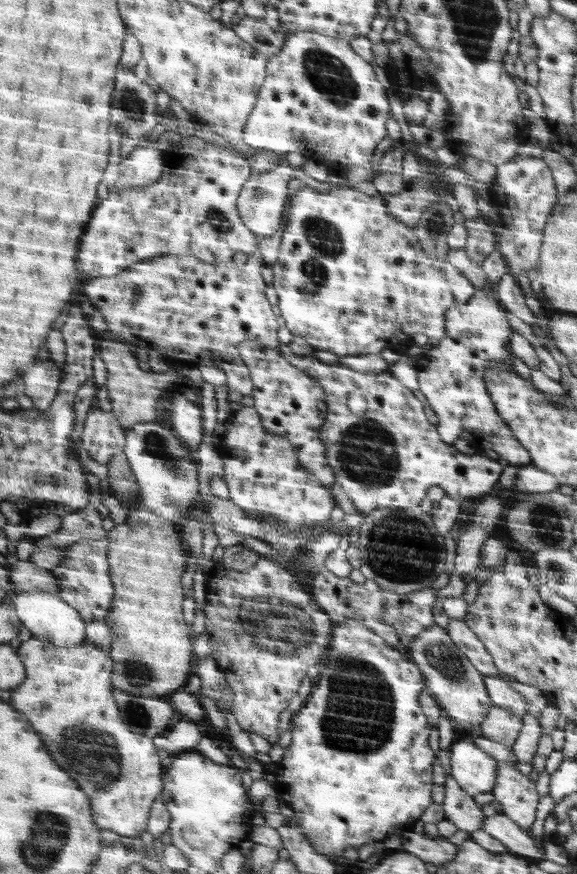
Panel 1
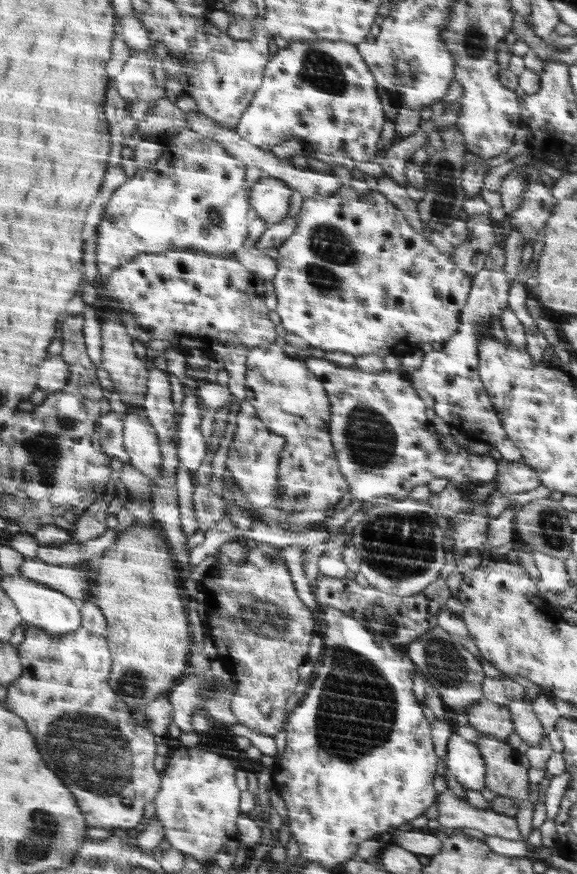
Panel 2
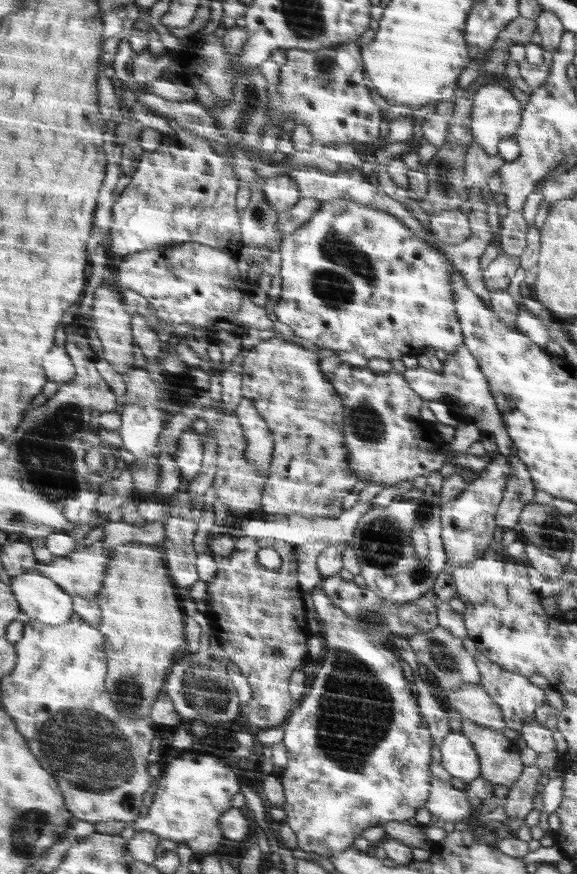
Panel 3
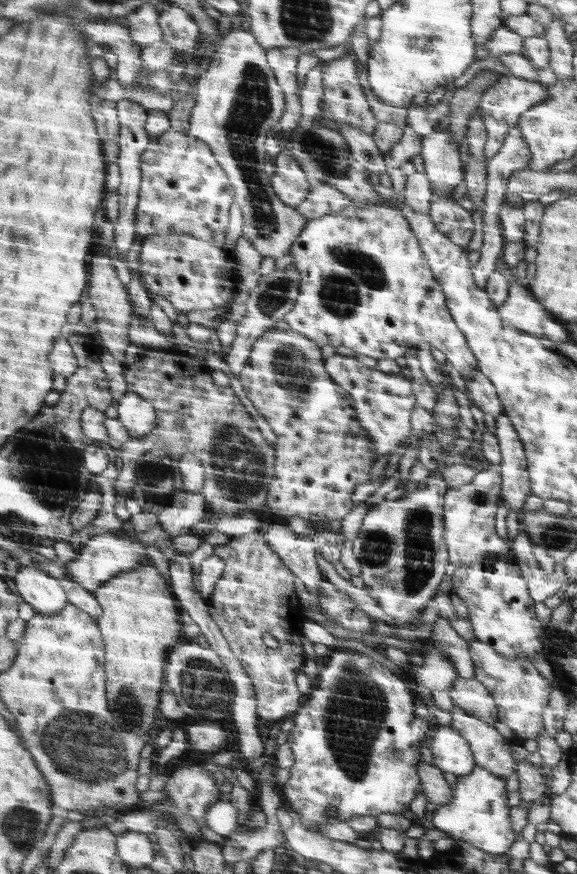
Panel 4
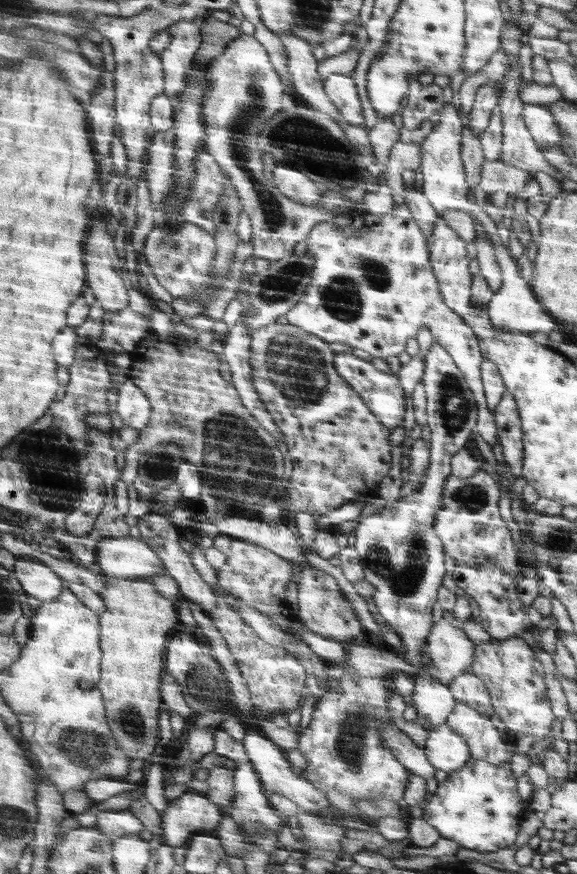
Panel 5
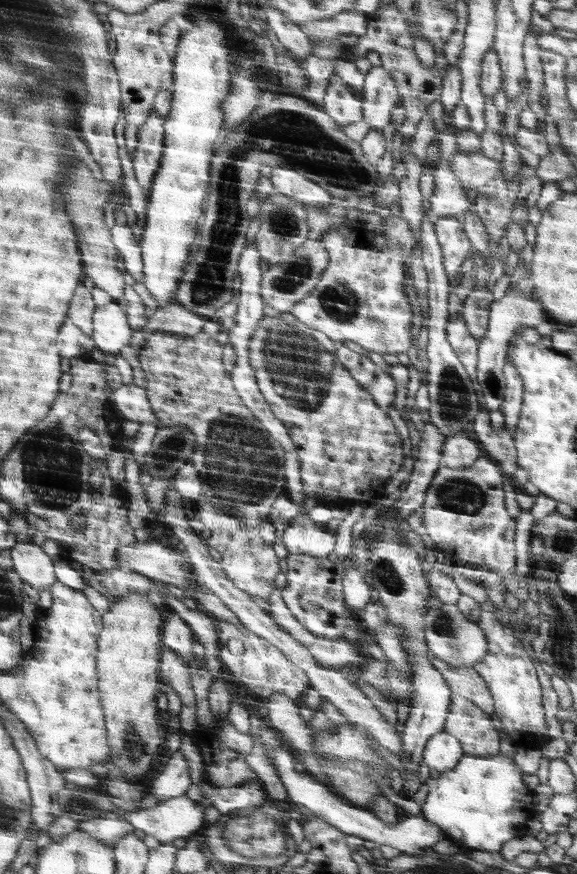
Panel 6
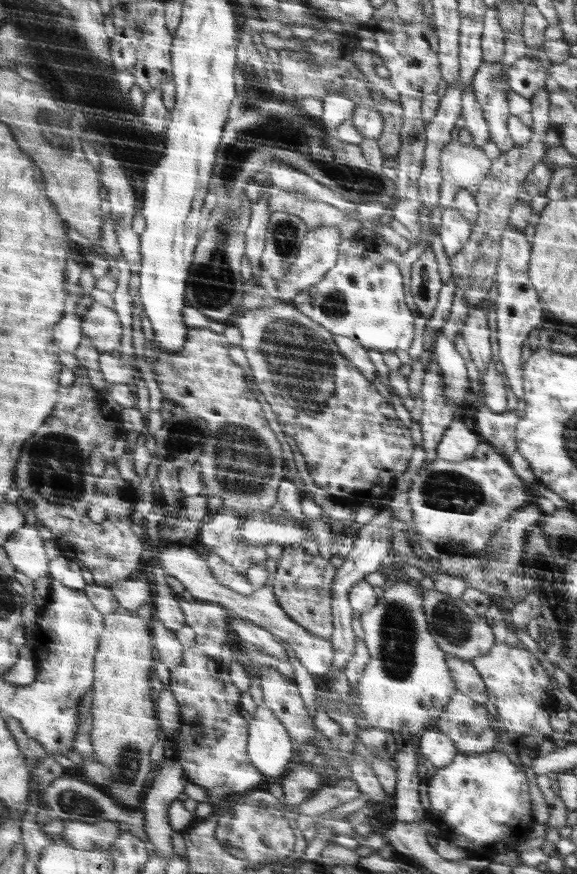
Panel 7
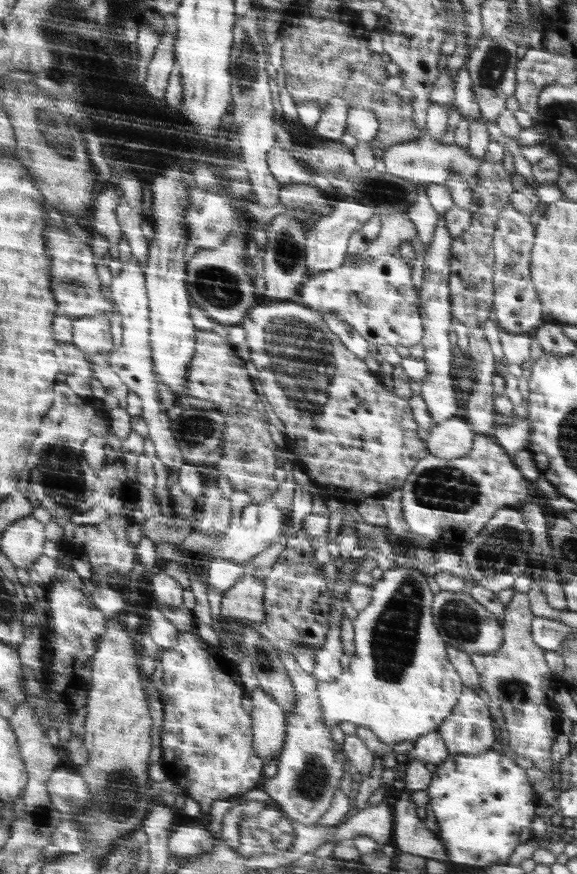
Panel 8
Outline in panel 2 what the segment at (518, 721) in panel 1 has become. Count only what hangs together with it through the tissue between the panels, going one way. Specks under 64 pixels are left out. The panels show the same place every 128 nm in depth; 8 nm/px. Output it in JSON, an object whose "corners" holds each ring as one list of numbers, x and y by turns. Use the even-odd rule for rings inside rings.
{"corners":[[482,698,473,702,465,712,470,726,477,733,494,736,504,742,514,733,515,727,513,726,511,712,504,705]]}

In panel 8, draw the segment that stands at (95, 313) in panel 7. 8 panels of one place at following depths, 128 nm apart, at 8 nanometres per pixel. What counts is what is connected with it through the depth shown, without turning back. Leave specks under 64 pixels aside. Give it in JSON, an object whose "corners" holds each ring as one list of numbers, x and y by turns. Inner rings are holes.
{"corners":[[108,315,75,318,75,343,90,354,110,353,116,349,112,338,112,320]]}

